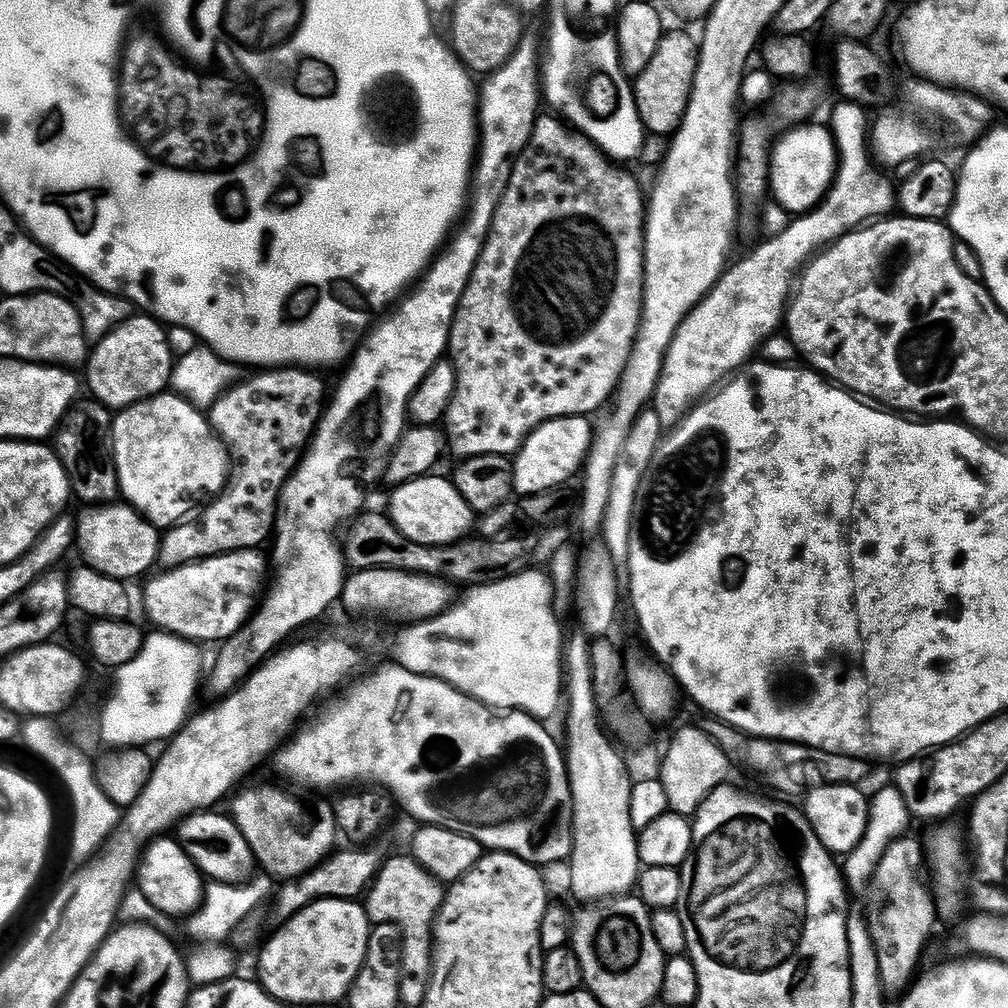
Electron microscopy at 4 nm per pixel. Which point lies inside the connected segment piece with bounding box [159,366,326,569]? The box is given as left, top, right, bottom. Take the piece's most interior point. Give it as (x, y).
(268, 421)

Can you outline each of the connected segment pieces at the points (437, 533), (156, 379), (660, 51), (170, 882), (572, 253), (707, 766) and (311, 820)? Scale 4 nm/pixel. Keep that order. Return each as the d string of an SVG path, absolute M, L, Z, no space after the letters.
M437 474L419 476L417 480L411 480L405 484L393 487L392 501L386 507L387 515L392 525L406 538L410 538L419 544L454 544L458 540L465 539L468 532L474 528L474 513L472 507L458 494L458 490L452 485L451 479L444 480Z
M133 314L91 349L86 361L86 388L109 410L129 408L131 404L161 395L169 387L173 367L174 357L165 325L147 314Z
M672 30L665 31L664 35L660 37L658 46L654 50L654 58L650 58L650 66L646 66L646 70L642 70L634 80L638 114L642 118L645 129L651 135L653 132L656 136L668 138L682 126L690 102L690 94L694 90L694 74L698 70L699 61L700 49L697 37L694 38L686 32L672 32Z
M157 838L143 849L138 861L138 882L139 880L140 892L158 911L165 912L171 918L184 918L196 912L204 899L205 877L175 838Z
M541 115L537 119L532 137L525 148L524 153L516 159L514 170L510 174L510 182L506 186L506 194L502 194L502 202L498 206L498 210L494 214L494 222L490 226L490 234L484 243L482 254L478 258L478 262L474 266L474 274L470 278L470 282L466 286L466 290L460 299L460 306L456 311L456 317L452 323L452 333L448 339L448 352L450 353L451 365L456 370L456 392L452 395L452 401L446 413L447 433L450 435L450 442L456 446L457 457L467 458L469 456L481 456L482 454L498 454L499 456L511 457L520 451L520 448L527 442L529 436L536 429L541 428L546 422L557 420L563 416L587 416L599 413L600 409L612 399L612 393L620 384L620 379L624 373L624 367L628 365L628 359L632 353L632 343L636 340L636 332L640 328L640 314L644 310L644 226L646 223L646 196L640 193L640 184L634 177L626 172L618 172L617 168L595 144L586 136L581 136L575 128L569 126L565 121L557 118L555 115Z
M696 725L680 729L664 752L658 777L666 791L669 811L685 818L693 817L705 798L727 781L729 770L732 770L732 763L727 751L714 743L703 727Z
M260 784L239 792L231 797L230 815L242 830L257 865L277 881L293 880L314 870L337 847L336 810L331 799L303 800L276 784Z

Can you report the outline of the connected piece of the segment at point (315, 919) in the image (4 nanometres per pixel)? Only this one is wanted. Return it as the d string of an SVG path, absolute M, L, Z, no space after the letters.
M319 900L306 910L302 910L289 920L283 921L280 928L268 940L268 945L260 952L259 983L281 1005L288 1004L336 1004L345 999L352 983L364 965L368 949L370 921L363 903L356 900Z

